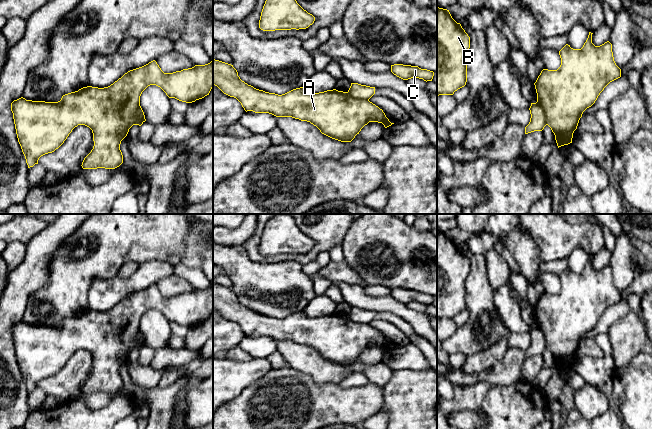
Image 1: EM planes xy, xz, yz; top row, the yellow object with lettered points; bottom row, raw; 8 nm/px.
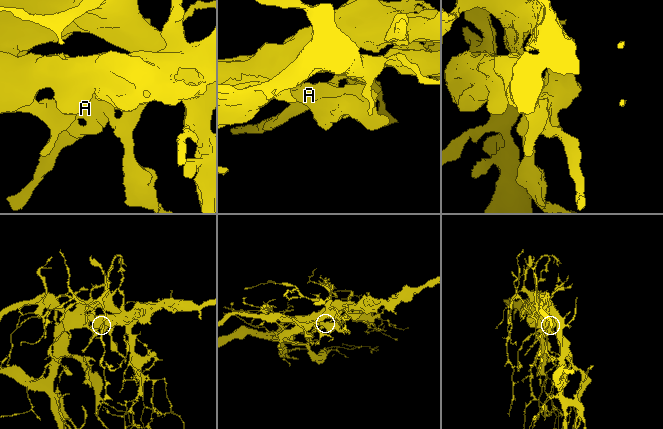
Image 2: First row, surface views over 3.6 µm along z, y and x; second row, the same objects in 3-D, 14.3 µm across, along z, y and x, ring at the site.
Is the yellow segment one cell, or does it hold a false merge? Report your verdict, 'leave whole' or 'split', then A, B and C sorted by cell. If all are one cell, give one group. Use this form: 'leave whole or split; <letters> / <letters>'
split; A B / C

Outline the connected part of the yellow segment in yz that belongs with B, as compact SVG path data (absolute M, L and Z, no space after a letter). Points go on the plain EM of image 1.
M437 231L437 320L453 319L467 306L467 277L470 261L451 240L449 234Z

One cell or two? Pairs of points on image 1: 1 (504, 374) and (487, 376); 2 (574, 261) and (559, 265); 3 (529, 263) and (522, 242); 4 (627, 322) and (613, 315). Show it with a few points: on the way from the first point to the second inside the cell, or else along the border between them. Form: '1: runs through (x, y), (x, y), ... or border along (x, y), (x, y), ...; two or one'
1: runs through (500, 375), (491, 376); one
2: border along (566, 257), (567, 267); two
3: runs through (528, 258), (522, 247); one
4: border along (629, 310), (616, 320), (606, 332); two

